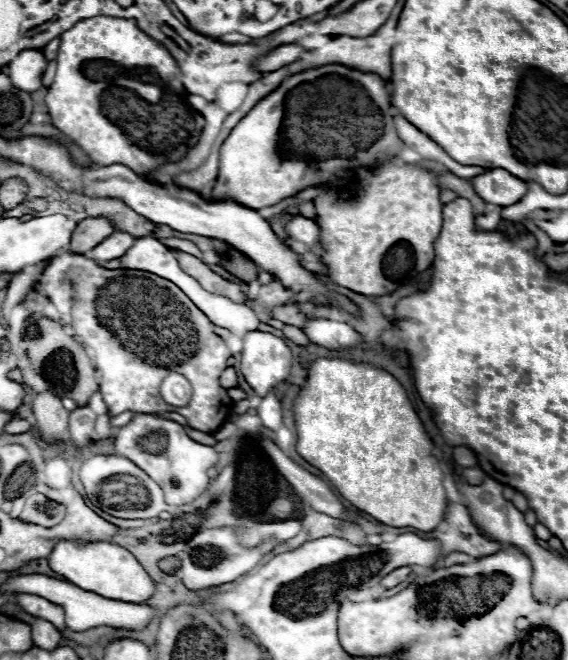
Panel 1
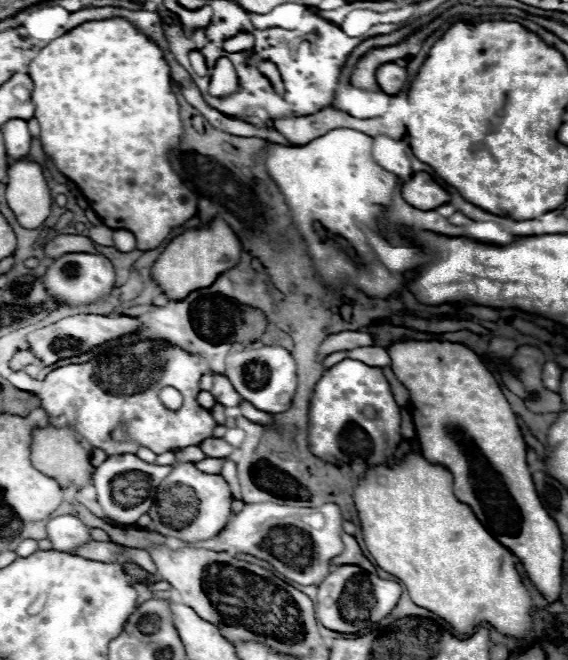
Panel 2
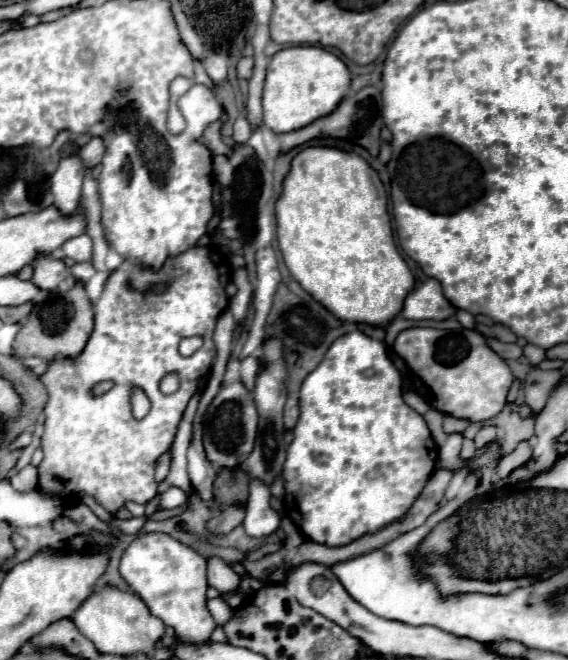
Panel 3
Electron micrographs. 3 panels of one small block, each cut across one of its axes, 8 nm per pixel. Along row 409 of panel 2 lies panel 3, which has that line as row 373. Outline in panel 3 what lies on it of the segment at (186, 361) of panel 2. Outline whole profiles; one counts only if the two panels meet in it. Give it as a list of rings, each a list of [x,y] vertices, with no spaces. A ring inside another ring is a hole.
[[[192,246],[190,250],[174,258],[168,258],[168,262],[164,262],[160,270],[144,268],[134,260],[126,260],[118,270],[110,272],[100,302],[96,302],[94,306],[94,330],[86,342],[86,348],[74,358],[52,360],[48,364],[48,370],[40,376],[40,380],[48,390],[48,402],[44,408],[46,422],[42,434],[44,460],[38,466],[40,472],[38,484],[42,492],[58,496],[86,492],[94,496],[96,502],[102,504],[112,514],[120,506],[124,506],[126,500],[146,504],[150,498],[156,496],[158,482],[154,480],[154,464],[170,448],[176,434],[176,426],[182,418],[182,412],[186,410],[188,398],[192,396],[192,390],[196,390],[198,378],[204,376],[204,370],[210,368],[216,356],[212,332],[218,316],[228,308],[228,296],[226,296],[228,282],[230,282],[228,262],[224,260],[224,256],[220,258],[218,250],[208,246]],[[158,284],[168,284],[168,288],[158,292],[156,290]],[[186,336],[202,336],[204,340],[204,346],[196,350],[190,358],[178,354],[178,344]],[[174,370],[180,374],[186,386],[180,386],[178,392],[164,396],[158,390],[158,382],[162,376]],[[102,380],[114,382],[114,388],[108,394],[94,398],[90,394],[90,386]],[[134,388],[140,388],[152,404],[150,412],[142,420],[134,420],[132,416],[130,394],[134,392]]]

